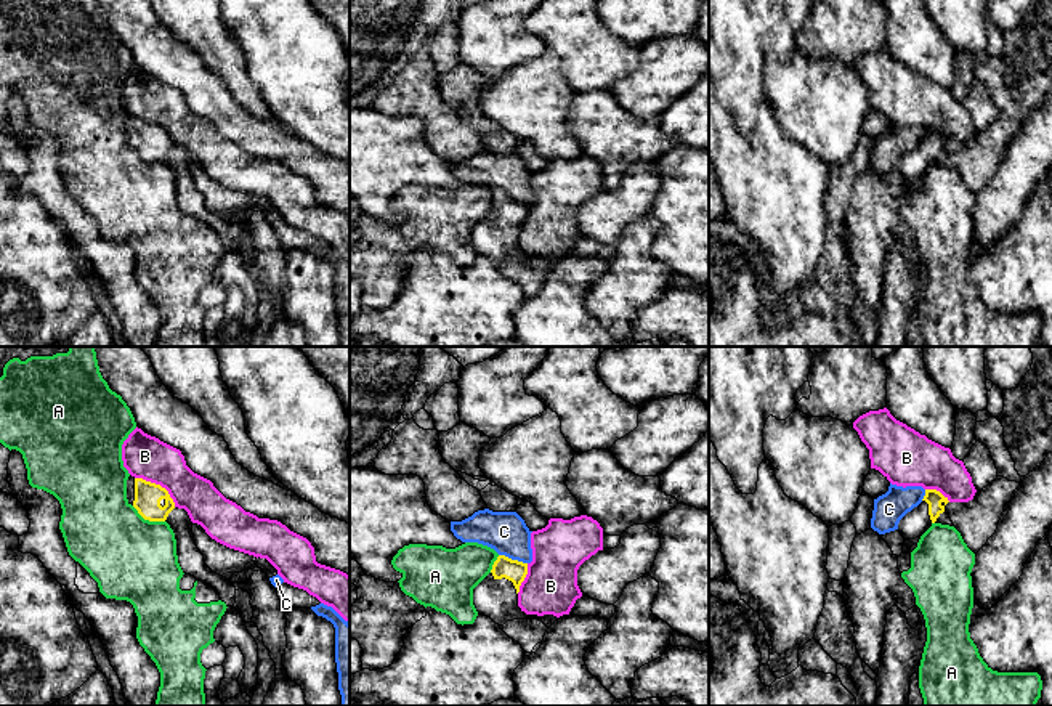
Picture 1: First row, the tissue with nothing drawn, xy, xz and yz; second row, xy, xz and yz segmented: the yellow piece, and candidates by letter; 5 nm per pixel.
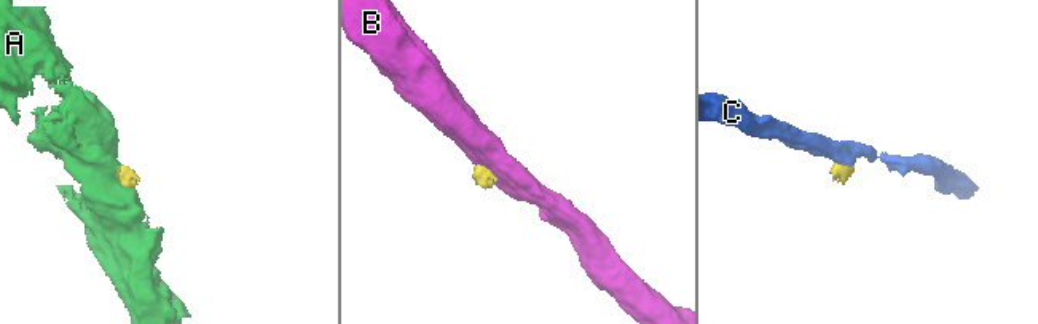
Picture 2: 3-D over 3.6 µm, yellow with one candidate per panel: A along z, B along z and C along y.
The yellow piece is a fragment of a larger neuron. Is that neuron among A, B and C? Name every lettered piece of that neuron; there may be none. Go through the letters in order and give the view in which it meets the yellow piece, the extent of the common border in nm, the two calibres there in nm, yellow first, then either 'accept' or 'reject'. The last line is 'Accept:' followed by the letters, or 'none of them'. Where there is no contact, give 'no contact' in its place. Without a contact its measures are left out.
A: meets yellow in xy; contact 190 nm long; 140 nm thick on the yellow side, 420 nm on the other; reject
B: meets yellow in xy; contact 260 nm long; 140 nm thick on the yellow side, 220 nm on the other; reject
C: meets yellow in xz; contact 150 nm long; 110 nm thick on the yellow side, 200 nm on the other; reject
Accept: none of them

